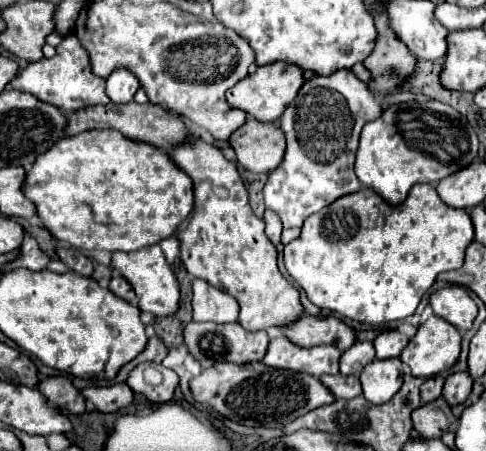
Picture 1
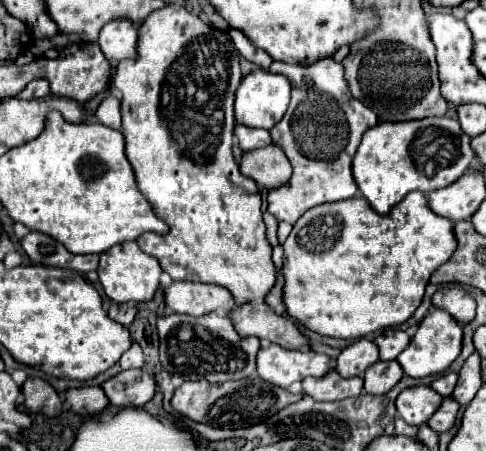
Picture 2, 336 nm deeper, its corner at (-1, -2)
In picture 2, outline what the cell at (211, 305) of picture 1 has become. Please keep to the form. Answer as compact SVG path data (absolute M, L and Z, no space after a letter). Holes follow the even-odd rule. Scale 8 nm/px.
M173 282L165 288L165 306L177 314L205 316L215 310L229 312L235 302L231 294L217 284L197 284L197 282Z

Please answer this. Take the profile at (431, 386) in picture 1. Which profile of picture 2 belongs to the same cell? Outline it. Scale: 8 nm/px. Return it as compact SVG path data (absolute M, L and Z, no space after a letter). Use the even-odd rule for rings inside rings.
M445 372L445 374L441 374L431 386L433 386L441 396L447 398L447 396L453 392L455 384L457 384L457 374L455 374L455 372Z

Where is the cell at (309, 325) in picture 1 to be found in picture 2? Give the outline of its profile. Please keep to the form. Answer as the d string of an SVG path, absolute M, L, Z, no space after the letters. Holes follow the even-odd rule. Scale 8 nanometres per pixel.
M247 302L247 306L235 306L229 312L229 318L237 334L243 338L257 336L291 350L305 348L307 344L293 320L277 316L265 302Z

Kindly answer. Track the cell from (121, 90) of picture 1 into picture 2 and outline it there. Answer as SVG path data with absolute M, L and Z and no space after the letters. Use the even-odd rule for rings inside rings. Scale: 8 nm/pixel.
M115 18L99 32L99 46L107 60L135 58L137 26L127 18Z

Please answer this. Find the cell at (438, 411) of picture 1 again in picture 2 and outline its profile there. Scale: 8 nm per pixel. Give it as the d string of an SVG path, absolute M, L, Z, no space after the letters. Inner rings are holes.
M411 386L411 388L405 388L397 396L395 406L397 406L399 416L407 424L421 426L431 418L431 414L441 406L441 402L443 402L443 396L437 394L433 388L429 388L429 386Z

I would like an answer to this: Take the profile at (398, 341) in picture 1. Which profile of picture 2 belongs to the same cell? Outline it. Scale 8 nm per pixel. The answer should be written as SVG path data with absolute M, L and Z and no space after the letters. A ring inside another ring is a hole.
M387 328L375 338L375 342L379 346L381 360L395 360L405 350L405 346L409 344L409 336L405 330Z

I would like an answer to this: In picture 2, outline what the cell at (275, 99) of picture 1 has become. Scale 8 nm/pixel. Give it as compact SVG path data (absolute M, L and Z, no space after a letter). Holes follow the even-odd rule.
M253 70L247 74L239 88L237 88L237 98L235 98L235 122L249 126L249 128L265 128L271 130L283 118L287 106L289 106L289 80L279 74L271 74L269 70Z

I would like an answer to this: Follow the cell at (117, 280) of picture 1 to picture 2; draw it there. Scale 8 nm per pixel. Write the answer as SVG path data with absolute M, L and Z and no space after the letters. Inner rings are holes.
M111 304L109 318L119 322L121 326L129 326L137 314L137 308L133 304Z

